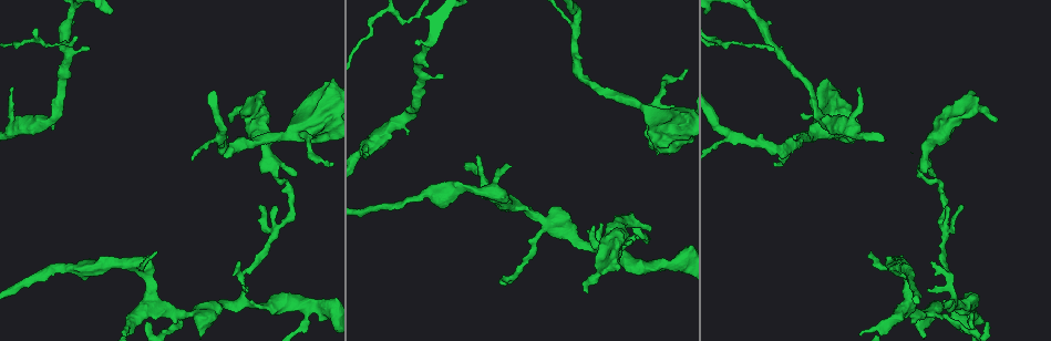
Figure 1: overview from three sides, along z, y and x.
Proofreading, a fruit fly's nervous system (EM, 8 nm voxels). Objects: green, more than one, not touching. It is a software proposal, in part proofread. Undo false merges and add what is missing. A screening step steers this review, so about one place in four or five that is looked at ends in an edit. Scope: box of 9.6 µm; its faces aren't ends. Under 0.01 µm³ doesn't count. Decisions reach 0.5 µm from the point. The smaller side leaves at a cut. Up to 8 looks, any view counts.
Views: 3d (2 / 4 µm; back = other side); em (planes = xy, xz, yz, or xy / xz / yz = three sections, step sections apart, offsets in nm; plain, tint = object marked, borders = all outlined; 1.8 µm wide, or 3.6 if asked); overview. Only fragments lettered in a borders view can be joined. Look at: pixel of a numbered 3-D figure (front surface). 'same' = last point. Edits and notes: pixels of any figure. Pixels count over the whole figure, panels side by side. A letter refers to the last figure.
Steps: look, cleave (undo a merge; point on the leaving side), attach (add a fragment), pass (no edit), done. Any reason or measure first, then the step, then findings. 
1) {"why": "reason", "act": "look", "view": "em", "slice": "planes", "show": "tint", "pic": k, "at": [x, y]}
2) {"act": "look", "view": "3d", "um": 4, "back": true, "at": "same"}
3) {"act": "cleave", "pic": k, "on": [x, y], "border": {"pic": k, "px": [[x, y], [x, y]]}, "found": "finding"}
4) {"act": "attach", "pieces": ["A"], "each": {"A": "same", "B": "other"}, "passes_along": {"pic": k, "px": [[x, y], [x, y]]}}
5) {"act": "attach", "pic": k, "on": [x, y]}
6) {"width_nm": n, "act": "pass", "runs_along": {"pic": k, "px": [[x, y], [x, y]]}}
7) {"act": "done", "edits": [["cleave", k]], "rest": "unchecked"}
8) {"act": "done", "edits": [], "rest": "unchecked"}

{"why": "free end", "act": "look", "view": "3d", "um": 4, "pic": 1, "at": [857, 88]}

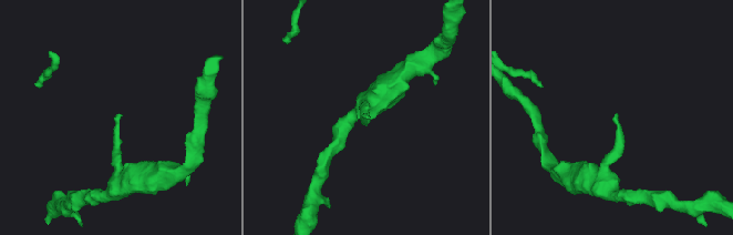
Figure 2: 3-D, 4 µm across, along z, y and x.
{"why": "now the EM", "act": "look", "view": "em", "slice": "planes", "show": "borders", "pic": 2, "at": [367, 117]}

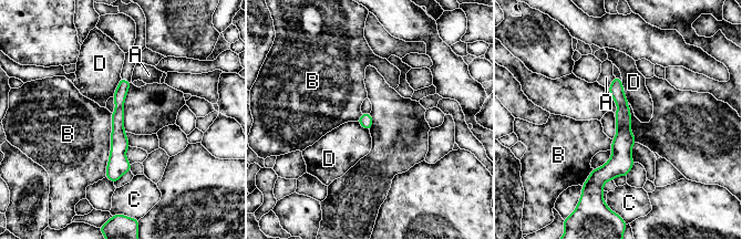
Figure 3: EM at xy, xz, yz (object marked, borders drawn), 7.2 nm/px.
{"act": "pass", "each": {"A": "other", "B": "other", "C": "other", "D": "other"}, "found": "no lettered fragment goes on from it"}

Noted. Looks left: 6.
{"why": "sharp bend", "act": "look", "view": "3d", "um": 2, "pic": 1, "at": [410, 19]}

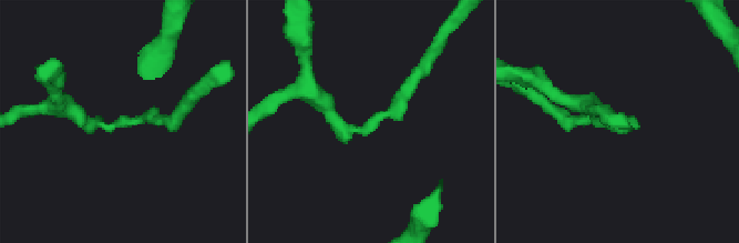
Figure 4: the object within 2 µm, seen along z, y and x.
{"why": "need the tissue", "act": "look", "view": "em", "slice": "planes", "show": "borders", "pic": 4, "at": [365, 130]}

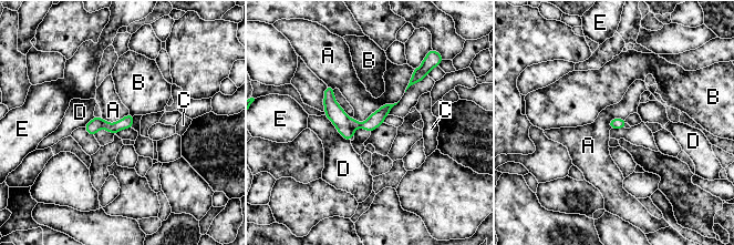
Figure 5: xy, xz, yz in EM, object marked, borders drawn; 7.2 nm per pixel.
{"width_nm": 80, "act": "cleave", "pic": 5, "on": [333, 111], "each": {"A": "other", "B": "other", "C": "other", "D": "other", "E": "other"}, "part_leaving": {"pic": 5, "px": [[329, 89], [329, 102], [348, 136]]}, "found": "a second cell is stuck on"}

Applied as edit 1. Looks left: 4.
{"act": "look", "view": "overview"}

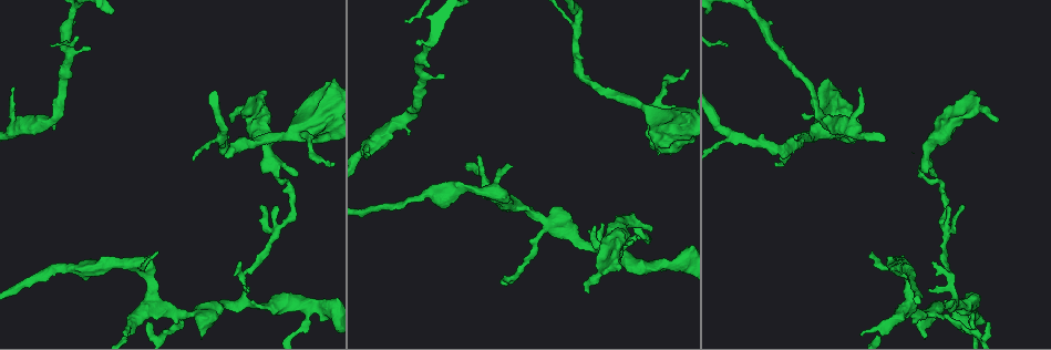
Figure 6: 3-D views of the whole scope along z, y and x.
{"why": "arms part here", "act": "look", "view": "3d", "um": 4, "back": true, "pic": 6, "at": [566, 228]}

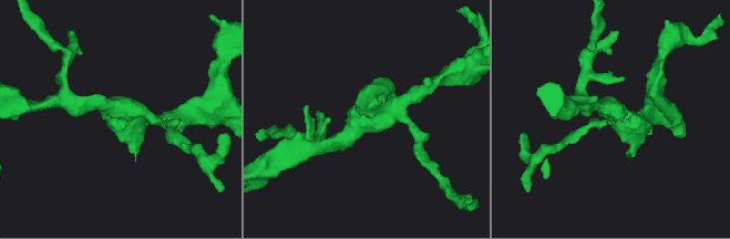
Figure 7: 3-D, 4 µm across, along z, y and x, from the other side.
{"why": "shape alone is not enough", "act": "look", "view": "em", "slice": "planes", "show": "tint", "pic": 7, "at": [366, 116]}

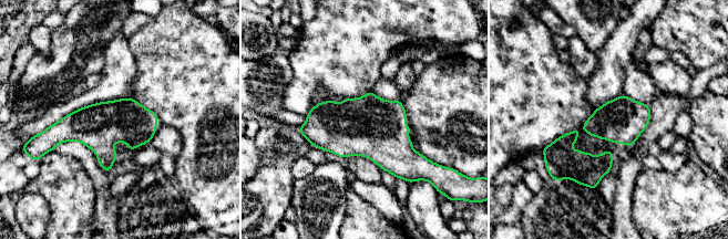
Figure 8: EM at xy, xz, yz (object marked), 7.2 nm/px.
{"act": "look", "view": "em", "slice": "planes", "show": "borders", "at": "same"}

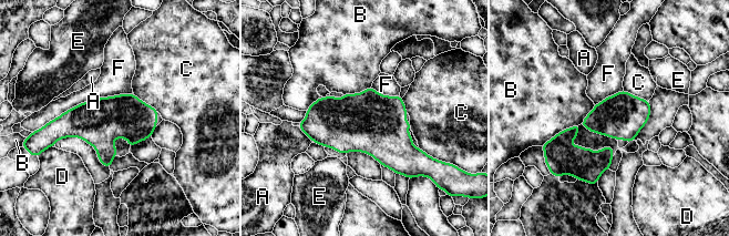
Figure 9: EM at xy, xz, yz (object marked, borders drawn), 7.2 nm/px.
{"act": "pass", "each": {"A": "other", "B": "other", "C": "other", "D": "other", "E": "other", "F": "other"}, "border": {"pic": 9, "px": [[133, 93], [84, 101], [40, 129]]}, "found": "continuous, no second cell"}

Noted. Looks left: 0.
{"act": "done", "edits": [["cleave", 5]], "rest": "unchecked"}

